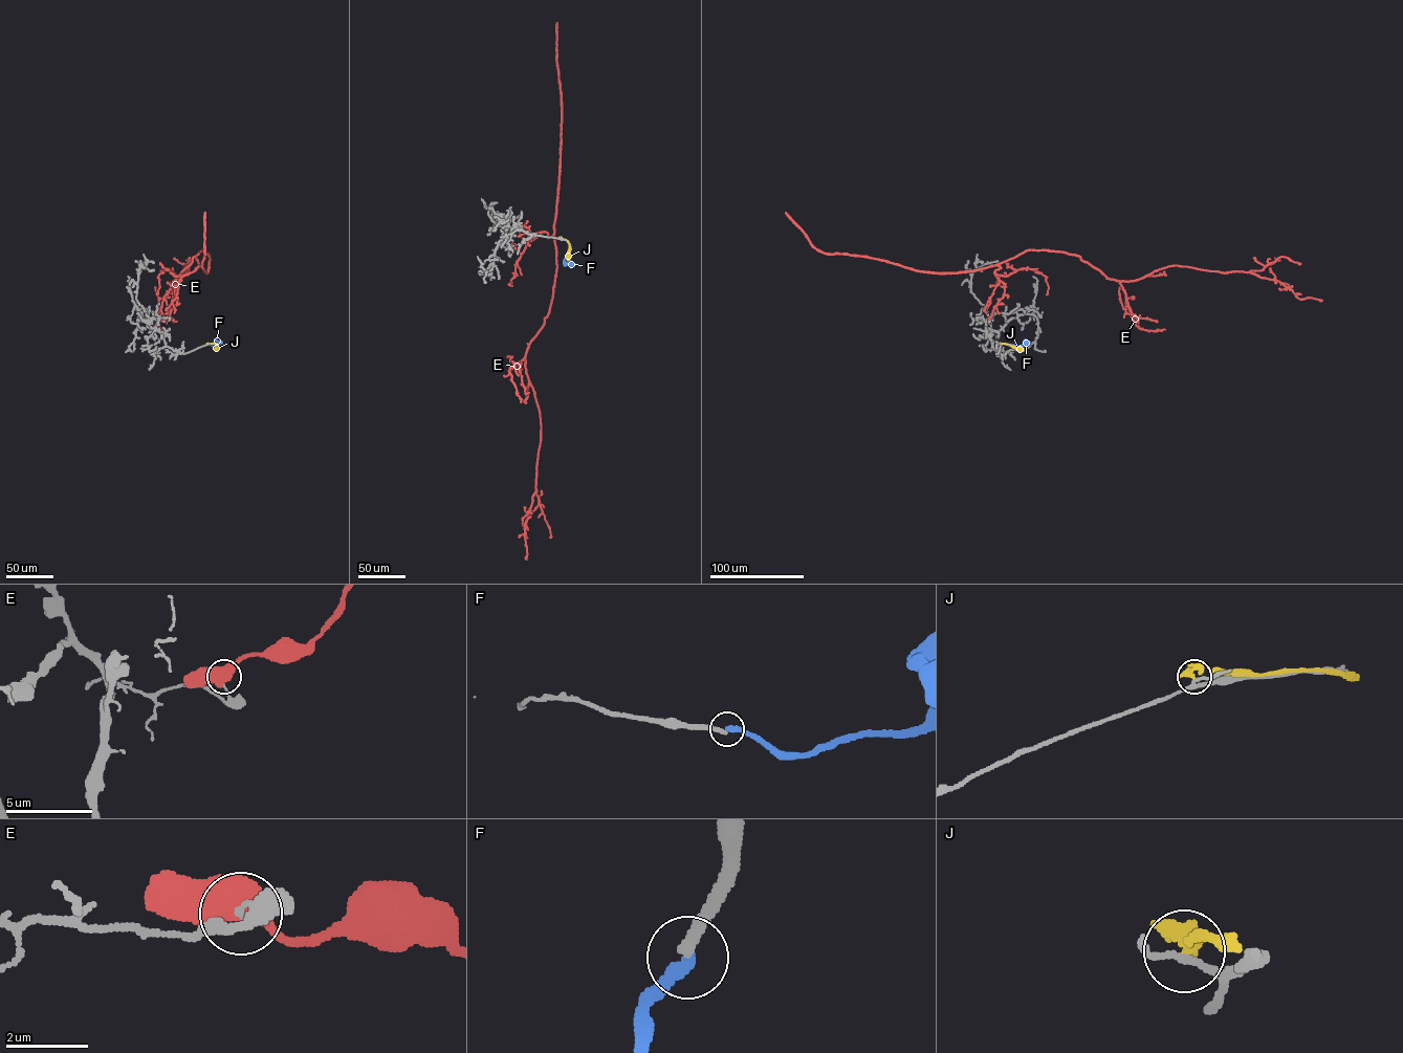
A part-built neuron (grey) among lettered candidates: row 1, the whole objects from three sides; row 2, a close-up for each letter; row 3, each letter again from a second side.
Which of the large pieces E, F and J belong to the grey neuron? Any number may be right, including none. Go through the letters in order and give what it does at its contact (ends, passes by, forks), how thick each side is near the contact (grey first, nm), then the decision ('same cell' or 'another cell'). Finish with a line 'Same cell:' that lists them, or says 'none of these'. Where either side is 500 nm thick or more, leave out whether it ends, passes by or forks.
E: 130/600 nm | another cell
F: it ends | 280/340 nm | another cell
J: it ends | 160/320 nm | another cell
Same cell: none of these

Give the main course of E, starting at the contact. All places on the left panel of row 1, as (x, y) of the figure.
E: (162, 320), (176, 303), (176, 284), (201, 264), (204, 249), (173, 281), (188, 265), (175, 281), (174, 300)

